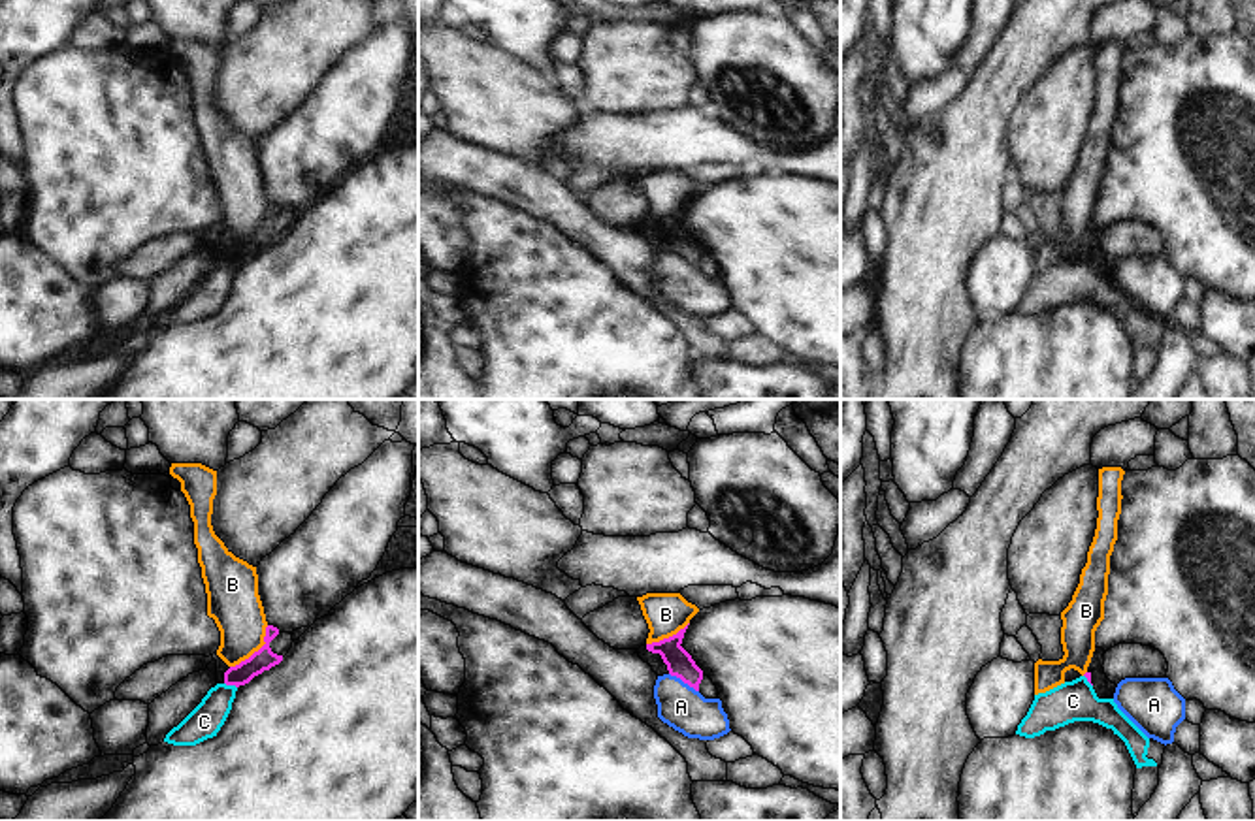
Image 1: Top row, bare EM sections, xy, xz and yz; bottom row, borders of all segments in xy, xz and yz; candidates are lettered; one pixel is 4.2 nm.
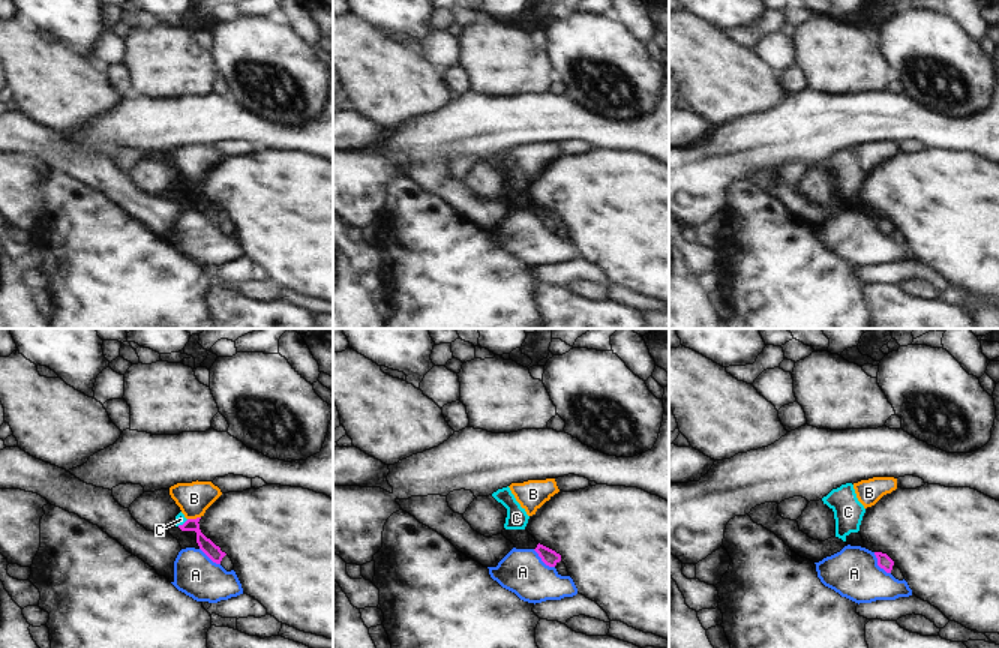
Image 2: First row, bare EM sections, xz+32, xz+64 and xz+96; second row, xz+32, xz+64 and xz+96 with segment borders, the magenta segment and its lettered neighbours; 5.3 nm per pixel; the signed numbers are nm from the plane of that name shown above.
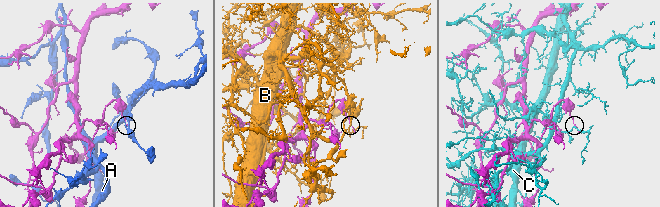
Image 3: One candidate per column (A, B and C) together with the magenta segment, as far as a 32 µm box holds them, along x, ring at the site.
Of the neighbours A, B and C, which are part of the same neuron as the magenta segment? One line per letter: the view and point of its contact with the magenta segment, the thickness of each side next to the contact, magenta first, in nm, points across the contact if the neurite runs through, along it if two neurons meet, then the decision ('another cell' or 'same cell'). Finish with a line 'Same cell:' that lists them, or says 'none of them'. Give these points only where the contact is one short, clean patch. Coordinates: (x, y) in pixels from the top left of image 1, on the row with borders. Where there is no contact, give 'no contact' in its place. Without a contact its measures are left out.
A: meets magenta in xz at (684, 682); 110 nm thick on the magenta side, 190 nm on the other; another cell
B: meets magenta in xy at (255, 652); 90 nm thick on the magenta side, 220 nm on the other; border along xy (268, 626), (264, 643), (230, 667); another cell
C: meets magenta in xy at (230, 684); 90 nm thick on the magenta side, 150 nm on the other; another cell
Same cell: none of them

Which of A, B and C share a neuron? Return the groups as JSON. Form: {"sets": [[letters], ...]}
{"sets": [["A"], ["B"], ["C"]]}

